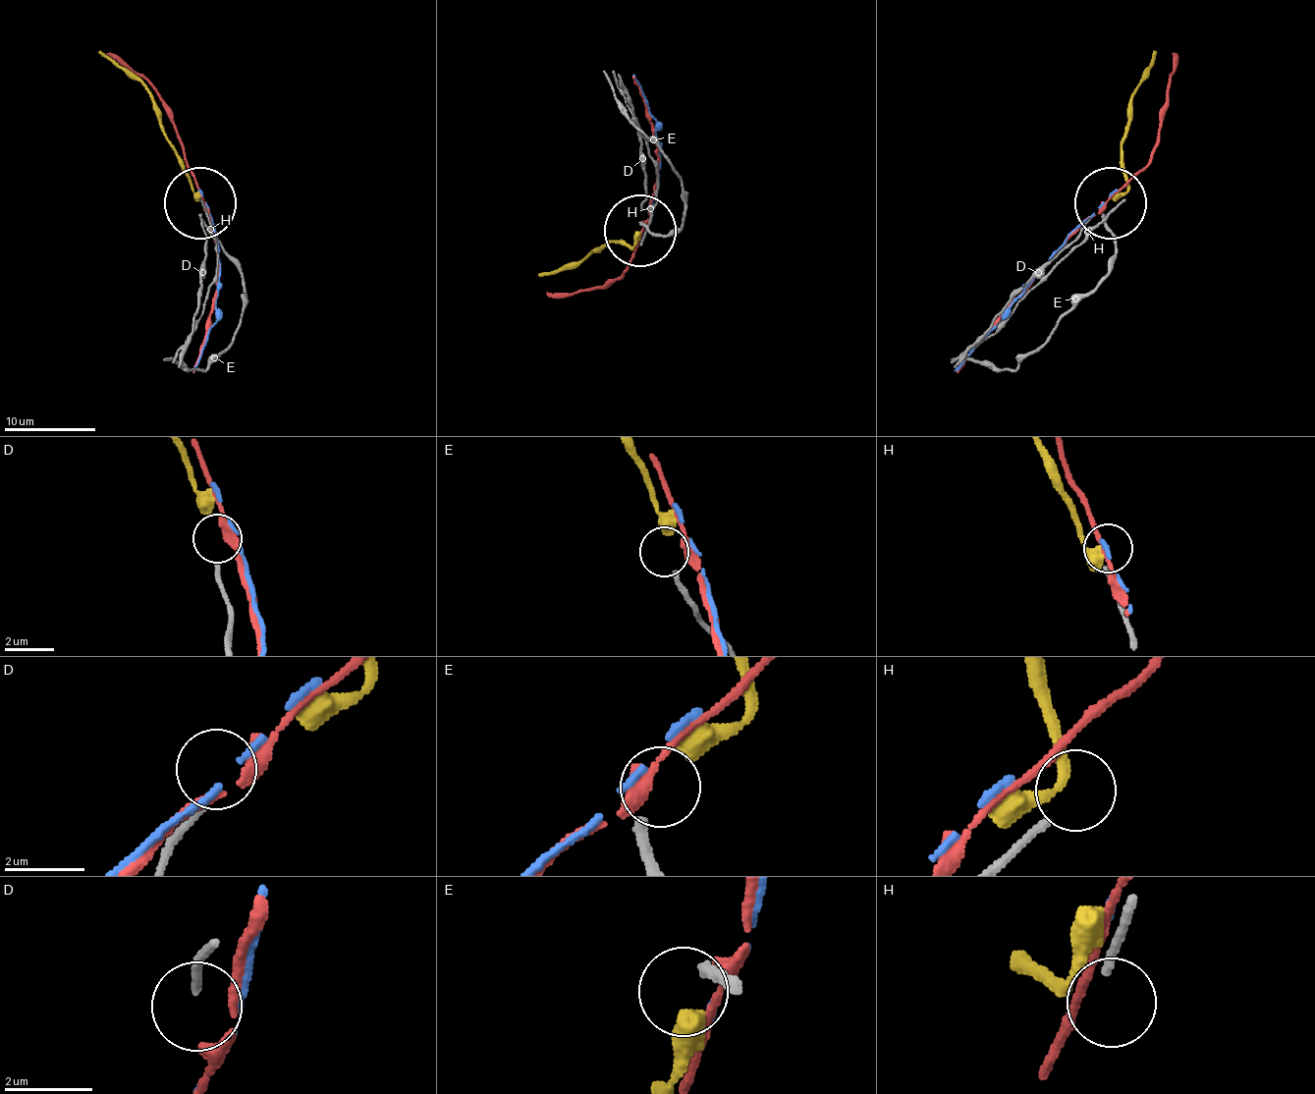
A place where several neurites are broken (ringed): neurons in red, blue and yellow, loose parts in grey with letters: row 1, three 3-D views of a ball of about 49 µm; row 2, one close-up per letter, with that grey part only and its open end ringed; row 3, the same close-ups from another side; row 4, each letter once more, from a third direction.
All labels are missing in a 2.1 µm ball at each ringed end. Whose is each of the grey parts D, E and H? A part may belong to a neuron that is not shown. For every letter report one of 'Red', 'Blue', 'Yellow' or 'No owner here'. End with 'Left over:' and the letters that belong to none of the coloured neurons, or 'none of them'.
D: No owner here
E: Yellow
H: No owner here
Left over: D, H

